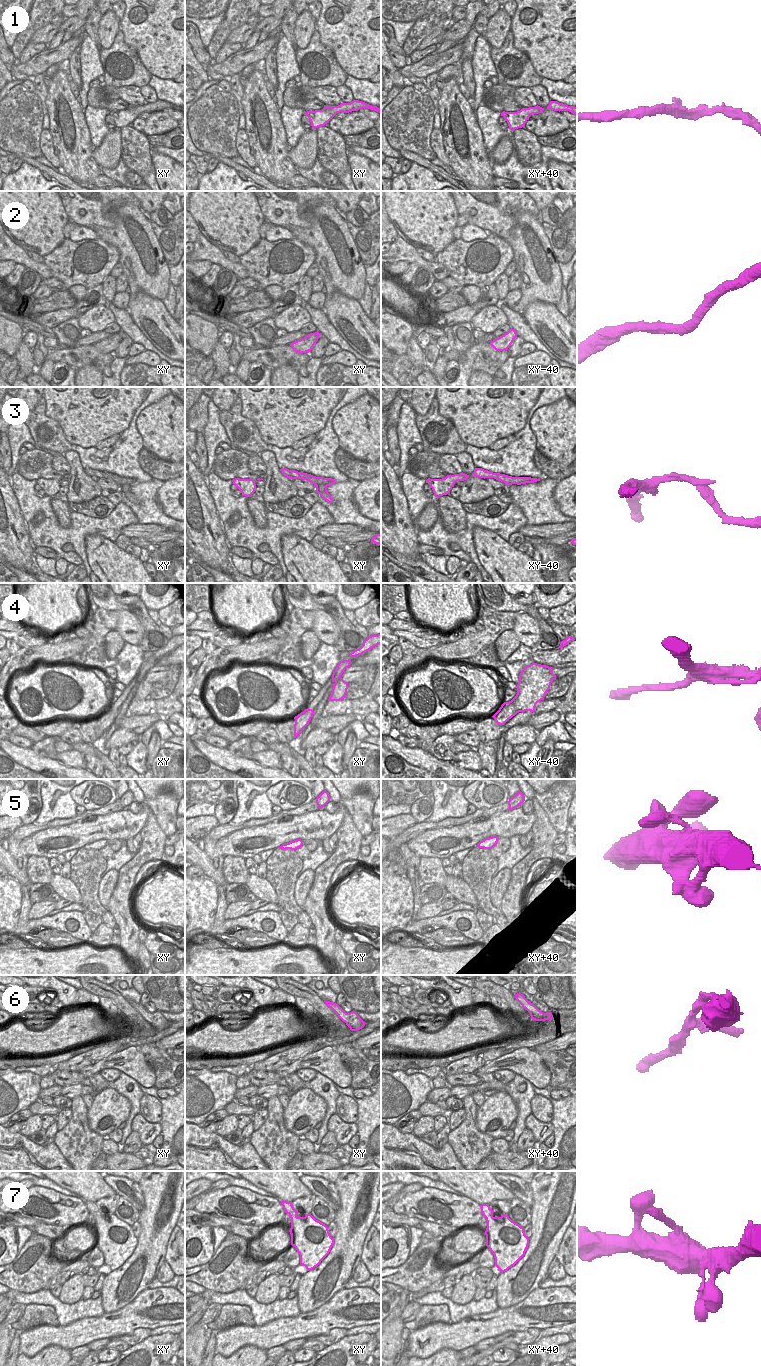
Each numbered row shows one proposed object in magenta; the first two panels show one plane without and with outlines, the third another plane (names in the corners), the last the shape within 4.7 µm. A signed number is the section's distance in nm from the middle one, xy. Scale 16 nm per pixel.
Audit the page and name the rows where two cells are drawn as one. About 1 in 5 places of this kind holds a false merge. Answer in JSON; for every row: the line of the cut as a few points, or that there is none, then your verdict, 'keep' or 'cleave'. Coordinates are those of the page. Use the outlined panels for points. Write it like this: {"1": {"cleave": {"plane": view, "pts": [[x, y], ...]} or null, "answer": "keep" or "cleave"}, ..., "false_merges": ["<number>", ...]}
{"1": {"cleave": null, "answer": "keep"}, "2": {"cleave": null, "answer": "keep"}, "3": {"cleave": {"plane": "xy", "pts": [[326, 485], [319, 484], [316, 486]]}, "answer": "cleave"}, "4": {"cleave": {"plane": "xy", "pts": [[340, 676], [335, 682]]}, "answer": "cleave"}, "5": {"cleave": null, "answer": "keep"}, "6": {"cleave": null, "answer": "keep"}, "7": {"cleave": null, "answer": "keep"}, "false_merges": ["3", "4"]}

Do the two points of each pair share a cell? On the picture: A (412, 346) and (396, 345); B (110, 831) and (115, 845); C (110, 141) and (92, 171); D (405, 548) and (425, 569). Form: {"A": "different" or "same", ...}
{"A": "different", "B": "different", "C": "different", "D": "different"}

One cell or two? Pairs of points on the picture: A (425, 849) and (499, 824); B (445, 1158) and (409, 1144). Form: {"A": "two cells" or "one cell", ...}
{"A": "one cell", "B": "one cell"}

